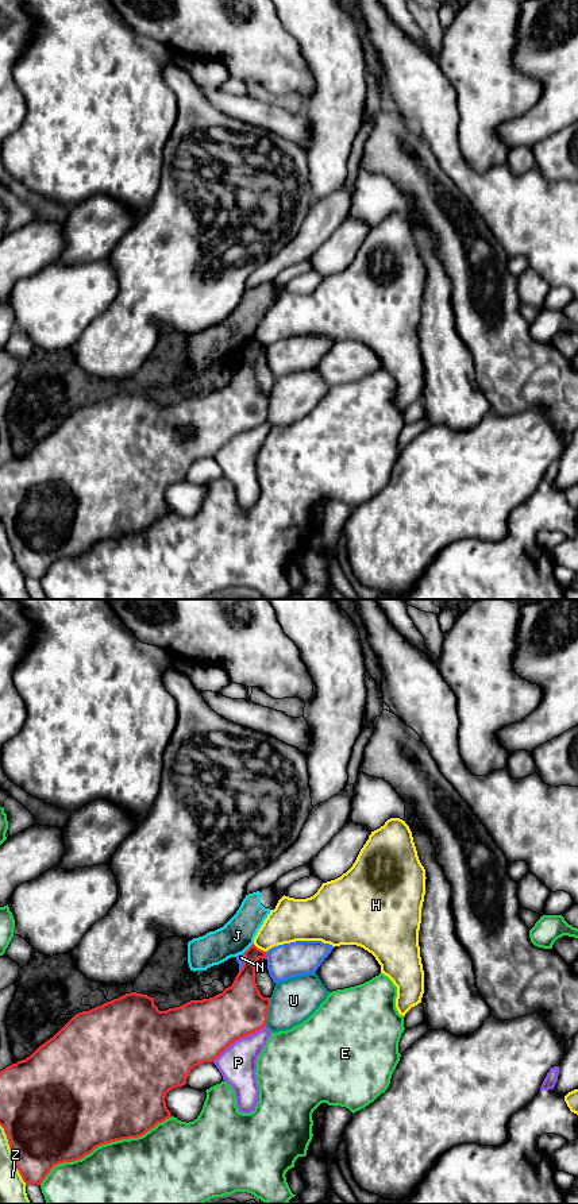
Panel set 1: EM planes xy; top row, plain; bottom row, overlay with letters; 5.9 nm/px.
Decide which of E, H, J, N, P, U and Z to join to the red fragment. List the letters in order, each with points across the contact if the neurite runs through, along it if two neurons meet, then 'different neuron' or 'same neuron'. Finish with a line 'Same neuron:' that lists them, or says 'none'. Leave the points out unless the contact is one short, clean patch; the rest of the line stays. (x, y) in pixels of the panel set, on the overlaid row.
E: different neuron
H: border xy (253, 944), (265, 952); different neuron
J: different neuron
N: different neuron
P: different neuron
U: different neuron
Z: different neuron
Same neuron: none

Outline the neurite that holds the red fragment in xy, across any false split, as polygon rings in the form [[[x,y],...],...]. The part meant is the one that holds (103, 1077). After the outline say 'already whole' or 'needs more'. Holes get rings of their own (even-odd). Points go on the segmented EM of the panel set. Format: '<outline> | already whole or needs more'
[[[253,943],[244,952],[243,966],[236,975],[232,985],[209,999],[190,1000],[180,1007],[159,1011],[154,1004],[154,997],[131,992],[89,1011],[78,1012],[53,1038],[41,1045],[30,1057],[0,1070],[0,1126],[4,1128],[9,1149],[14,1154],[15,1166],[23,1181],[26,1184],[41,1185],[55,1165],[81,1159],[90,1154],[96,1147],[105,1143],[142,1137],[158,1123],[172,1118],[165,1101],[169,1091],[185,1085],[186,1078],[194,1066],[204,1062],[213,1062],[235,1041],[251,1035],[266,1026],[270,997],[263,997],[255,983],[255,964],[259,958],[266,960],[266,952],[258,949]]] | already whole

